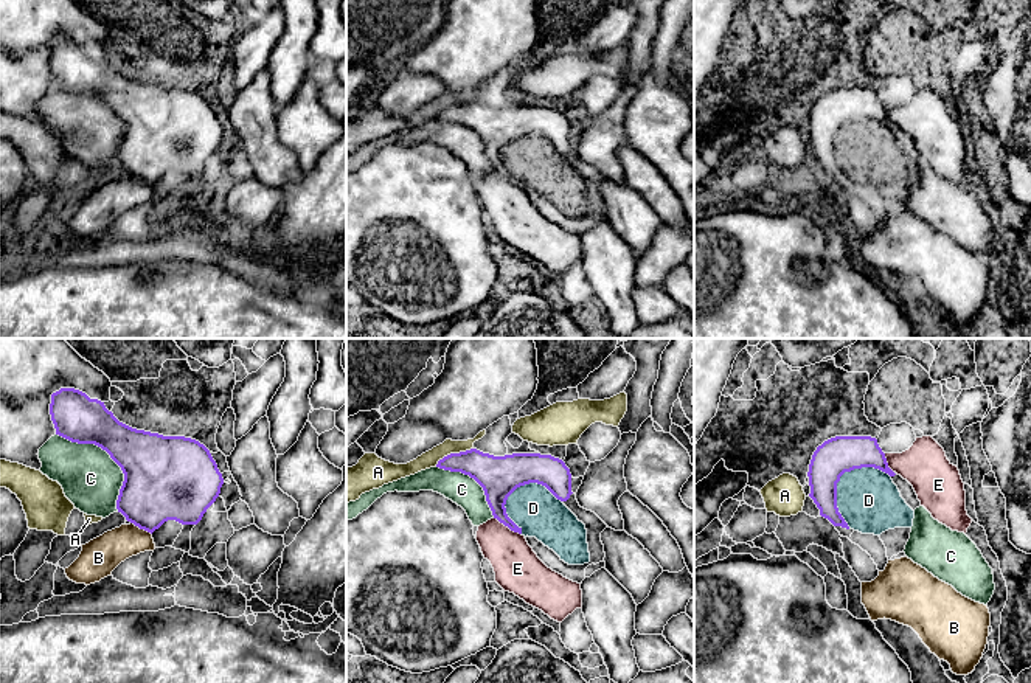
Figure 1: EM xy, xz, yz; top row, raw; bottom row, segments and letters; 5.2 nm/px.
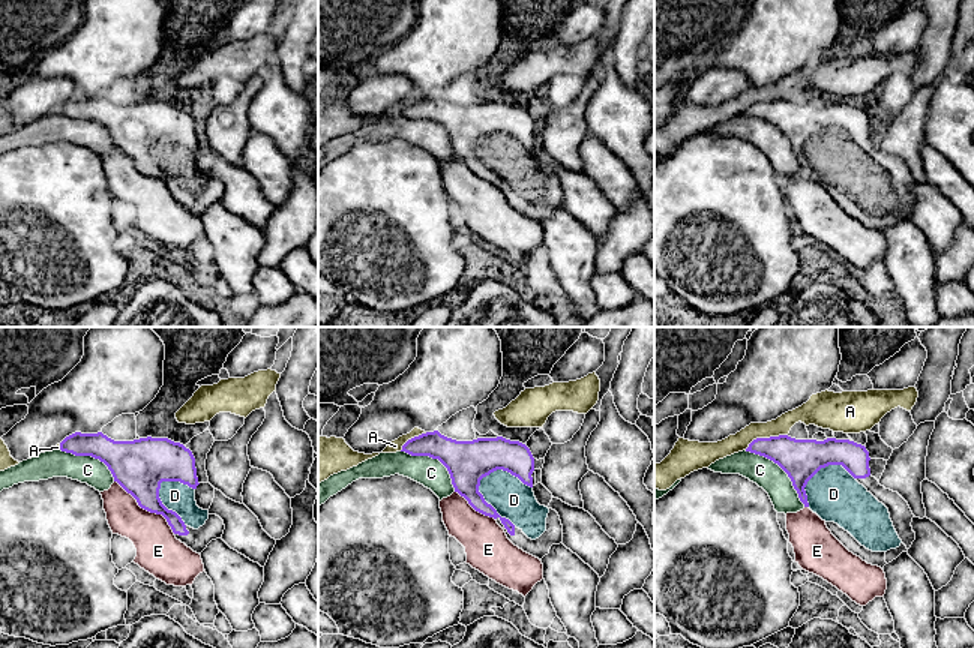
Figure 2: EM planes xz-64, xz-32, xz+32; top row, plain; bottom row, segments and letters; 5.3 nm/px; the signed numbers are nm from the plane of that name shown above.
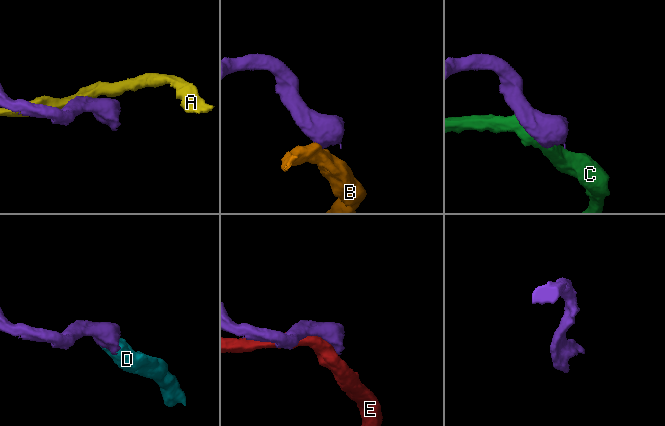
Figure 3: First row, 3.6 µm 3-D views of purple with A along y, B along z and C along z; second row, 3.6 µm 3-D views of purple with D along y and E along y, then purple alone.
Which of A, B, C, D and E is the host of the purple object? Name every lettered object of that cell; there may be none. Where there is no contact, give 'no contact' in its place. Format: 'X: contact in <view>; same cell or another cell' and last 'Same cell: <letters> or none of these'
A: contact in xz; another cell
B: contact in xy; another cell
C: contact in xy; another cell
D: contact in yz; same cell
E: contact in xz; another cell
Same cell: D

